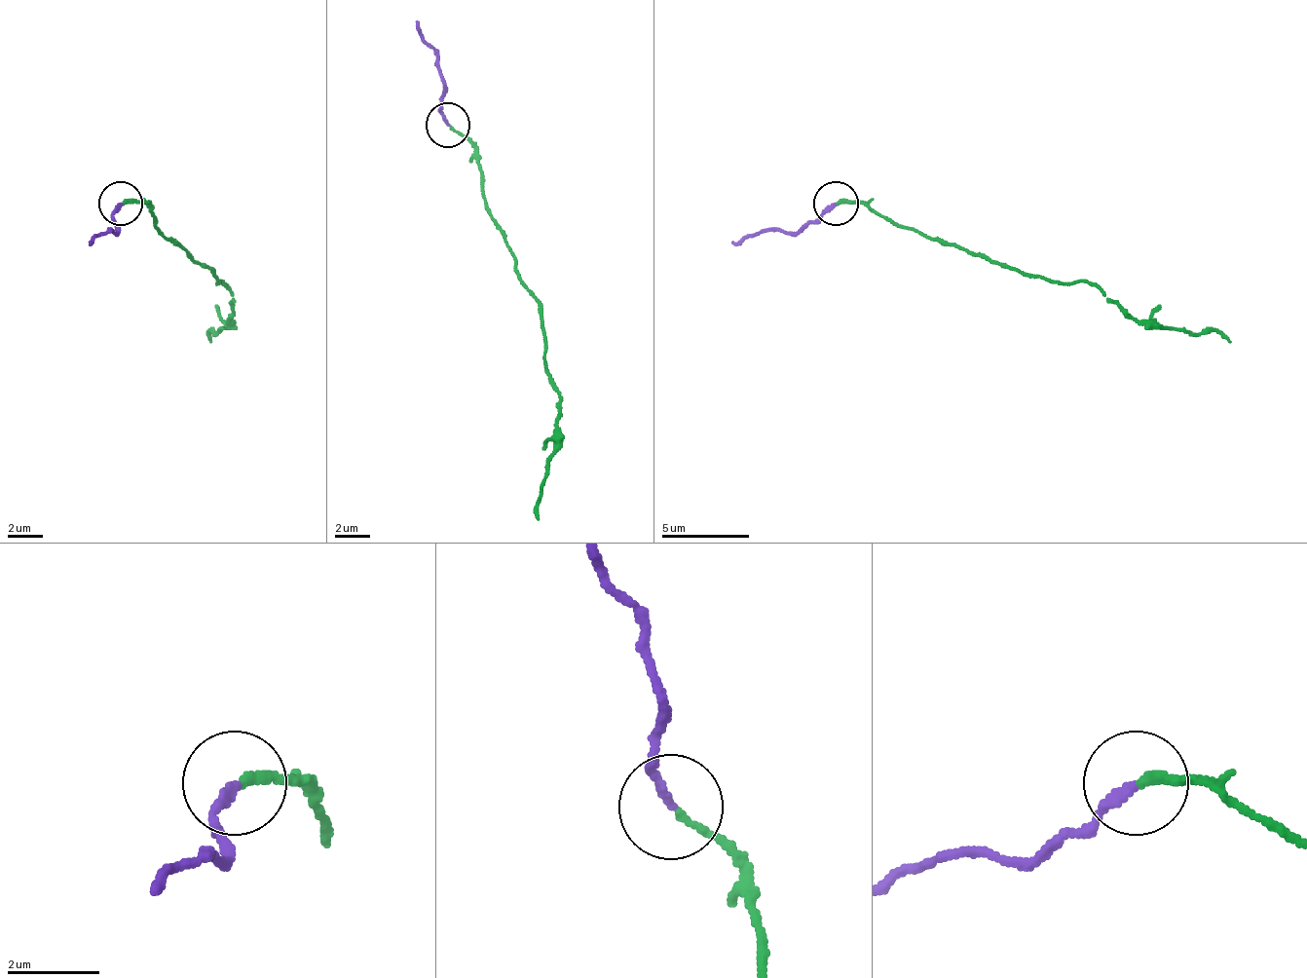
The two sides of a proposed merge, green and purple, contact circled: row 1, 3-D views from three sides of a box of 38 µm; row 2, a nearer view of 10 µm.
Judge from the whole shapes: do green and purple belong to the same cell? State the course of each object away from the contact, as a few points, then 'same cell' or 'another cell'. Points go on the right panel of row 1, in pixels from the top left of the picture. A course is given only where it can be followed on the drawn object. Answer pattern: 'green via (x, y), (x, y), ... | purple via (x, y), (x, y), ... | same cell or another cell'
green via (835, 205), (861, 205), (985, 252), (1011, 271), (1064, 283), (1086, 280), (1135, 319), (1223, 332), (1232, 341) | purple via (835, 205), (795, 231), (764, 231), (733, 244) | another cell

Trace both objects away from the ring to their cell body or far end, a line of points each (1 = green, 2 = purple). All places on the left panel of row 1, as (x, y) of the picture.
1: (121, 205), (148, 205), (157, 226), (232, 292), (232, 319), (209, 332), (209, 341)
2: (121, 205), (112, 217), (117, 231), (91, 244)

